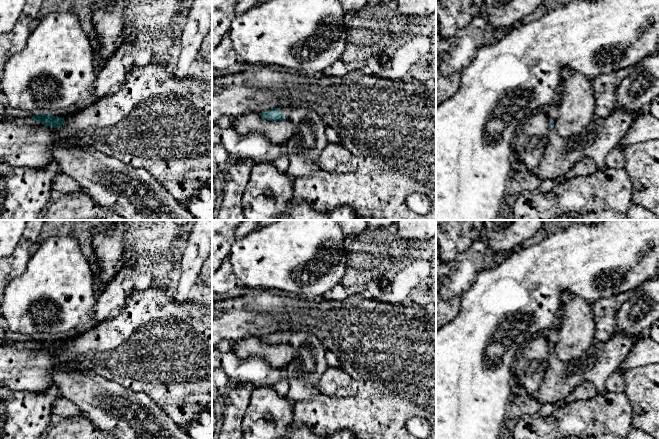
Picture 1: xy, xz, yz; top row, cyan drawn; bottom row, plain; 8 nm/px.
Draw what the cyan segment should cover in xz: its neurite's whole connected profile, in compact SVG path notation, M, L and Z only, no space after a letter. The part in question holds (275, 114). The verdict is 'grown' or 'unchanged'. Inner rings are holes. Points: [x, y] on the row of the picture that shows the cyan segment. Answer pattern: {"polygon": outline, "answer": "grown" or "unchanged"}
{"polygon": "M280 107L259 115L264 120L287 119L294 124L293 134L285 145L285 154L290 162L288 177L295 180L321 170L318 159L329 142L327 126L317 112L309 108Z", "answer": "grown"}

